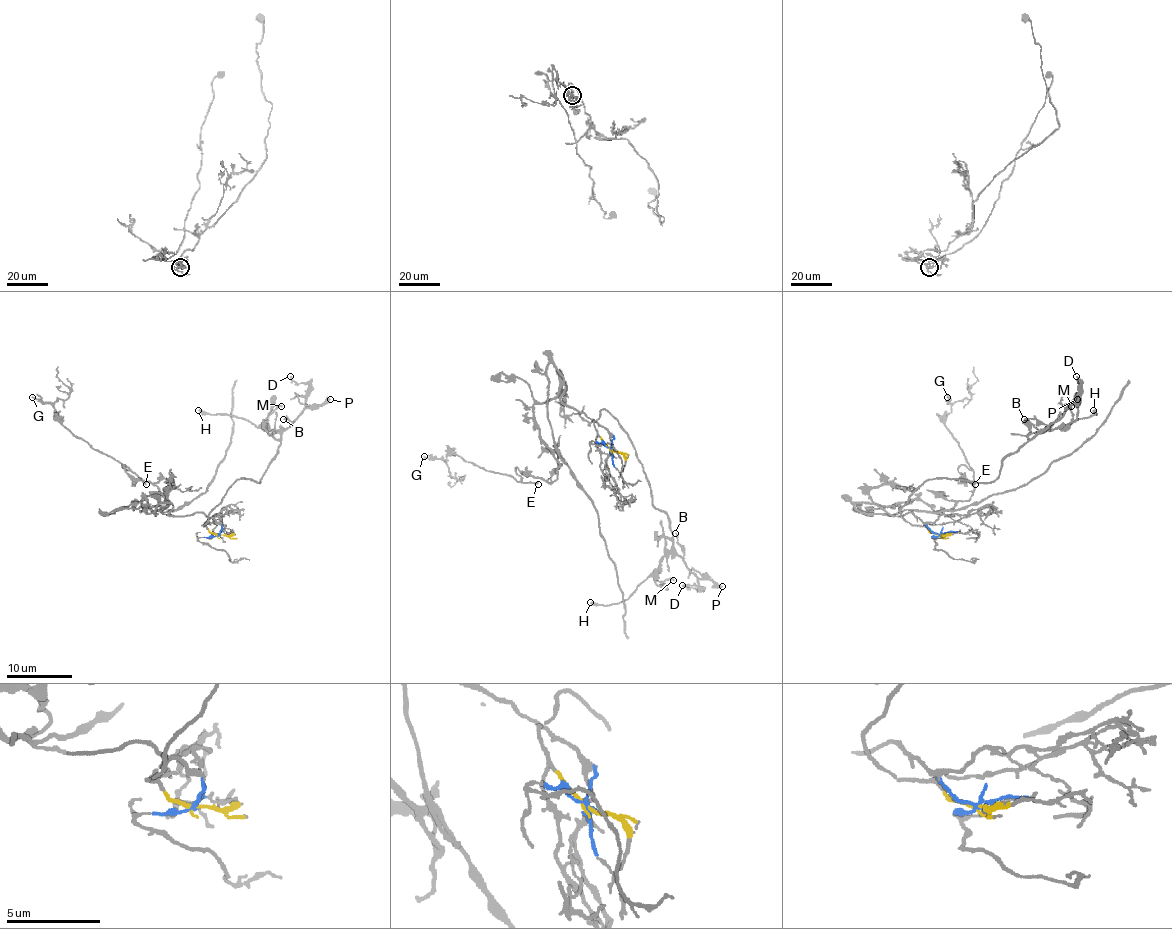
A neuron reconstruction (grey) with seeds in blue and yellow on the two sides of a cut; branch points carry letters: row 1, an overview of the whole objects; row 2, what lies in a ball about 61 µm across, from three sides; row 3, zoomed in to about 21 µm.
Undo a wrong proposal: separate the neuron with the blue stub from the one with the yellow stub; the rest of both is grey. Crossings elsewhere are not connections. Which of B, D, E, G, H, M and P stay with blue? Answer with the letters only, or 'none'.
E, G

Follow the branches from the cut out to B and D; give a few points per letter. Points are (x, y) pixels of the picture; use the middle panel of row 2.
B: (611, 450), (595, 422), (604, 409), (631, 438), (652, 502), (668, 517), (673, 550), (681, 556), (675, 533)
D: (611, 450), (595, 422), (604, 409), (631, 438), (652, 502), (668, 517), (673, 550), (699, 591), (681, 586)

